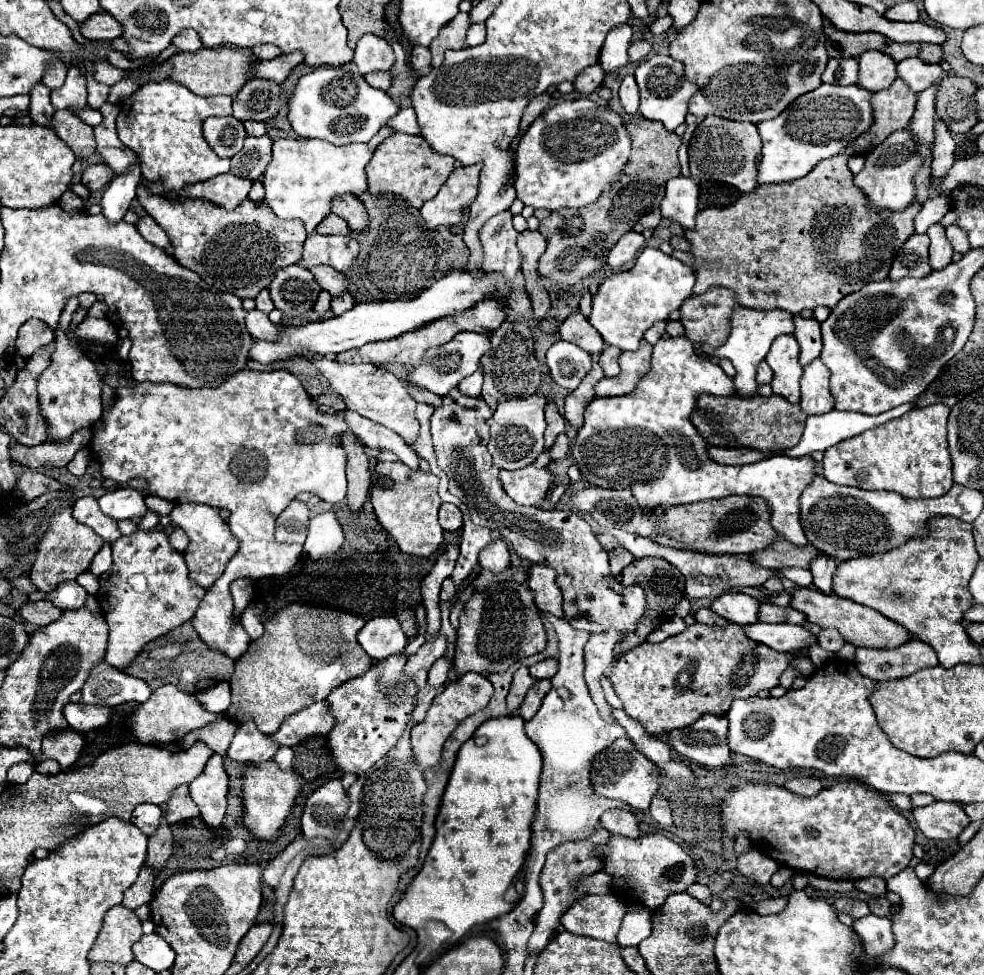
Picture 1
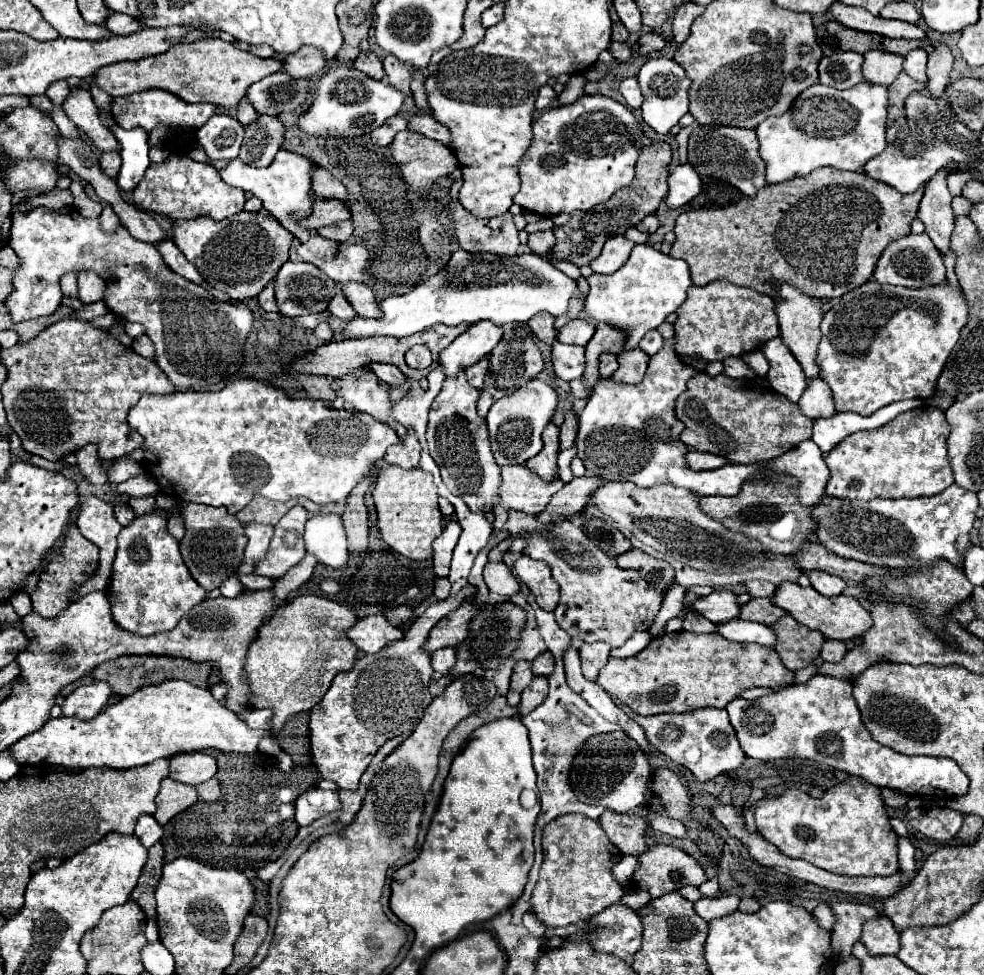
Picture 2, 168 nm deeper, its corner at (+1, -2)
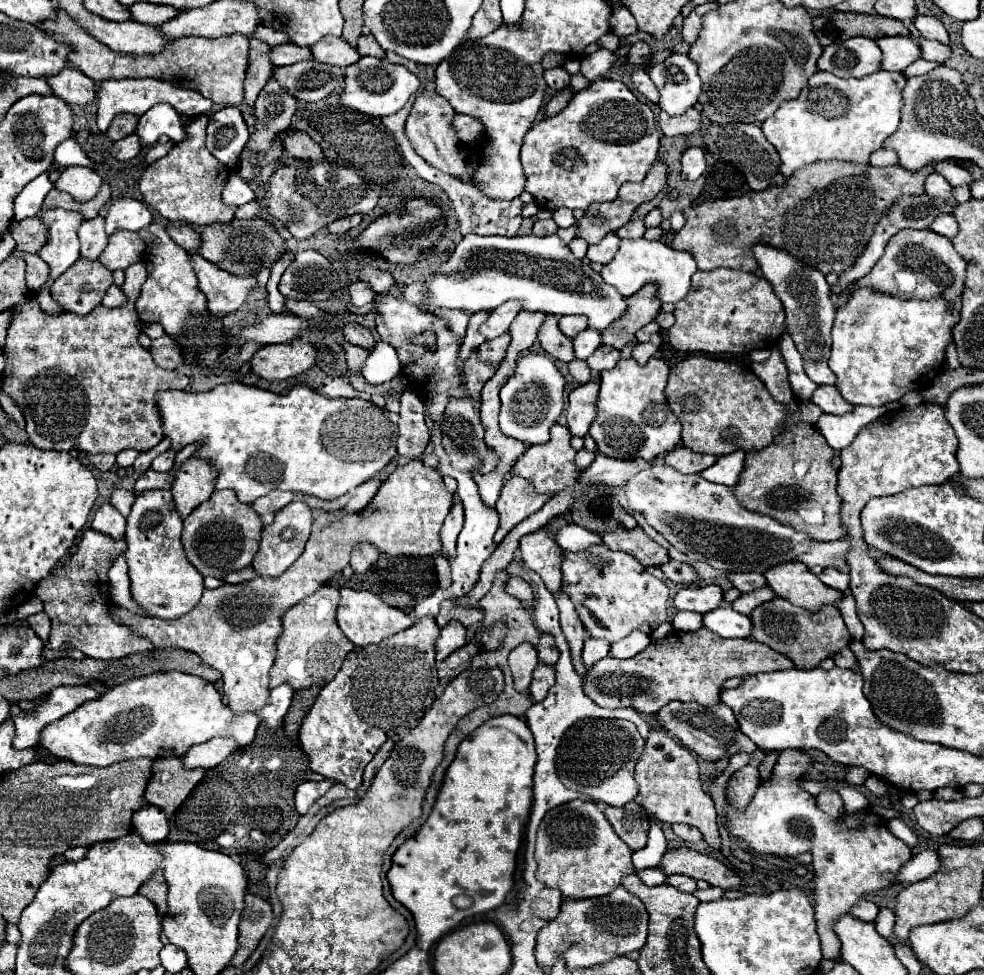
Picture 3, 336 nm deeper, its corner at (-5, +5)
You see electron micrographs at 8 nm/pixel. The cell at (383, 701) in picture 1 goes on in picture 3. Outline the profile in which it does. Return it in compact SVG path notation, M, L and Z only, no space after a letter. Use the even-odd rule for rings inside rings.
M427 615L419 619L409 629L383 639L381 643L373 647L361 647L351 651L339 673L331 683L327 683L317 701L313 703L311 711L303 719L303 725L299 729L299 743L303 751L309 755L311 769L315 773L321 773L327 779L333 779L337 783L347 785L349 789L357 789L363 783L363 769L373 759L373 755L379 751L379 747L393 735L397 735L401 729L409 731L419 725L425 711L435 701L435 687L439 685L437 667L435 667L435 641L439 637L439 627L435 623L435 617Z

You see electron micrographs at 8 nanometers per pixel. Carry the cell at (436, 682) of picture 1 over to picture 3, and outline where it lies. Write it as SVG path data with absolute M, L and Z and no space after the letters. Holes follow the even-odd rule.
M451 621L441 629L441 635L435 641L435 651L437 651L437 661L445 661L453 651L461 649L467 643L467 631L461 623Z

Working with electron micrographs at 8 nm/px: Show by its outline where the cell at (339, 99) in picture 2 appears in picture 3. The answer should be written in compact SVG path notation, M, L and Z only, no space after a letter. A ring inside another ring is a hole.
M361 57L357 63L345 67L345 89L339 99L345 107L351 107L367 117L385 117L397 113L419 89L419 85L419 79L403 65L393 65L387 59Z

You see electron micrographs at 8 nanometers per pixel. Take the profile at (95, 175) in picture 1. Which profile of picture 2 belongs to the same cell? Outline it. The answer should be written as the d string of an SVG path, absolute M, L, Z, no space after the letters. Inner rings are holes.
M103 152L101 154L101 168L107 176L115 178L119 174L119 168L121 168L121 154L119 152Z

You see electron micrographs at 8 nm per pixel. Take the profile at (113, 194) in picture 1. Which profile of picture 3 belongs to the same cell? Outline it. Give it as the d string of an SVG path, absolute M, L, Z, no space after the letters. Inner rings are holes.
M169 105L151 107L137 123L137 137L141 139L143 147L153 145L159 135L169 135L175 143L181 143L185 137L185 127L179 121L179 113Z

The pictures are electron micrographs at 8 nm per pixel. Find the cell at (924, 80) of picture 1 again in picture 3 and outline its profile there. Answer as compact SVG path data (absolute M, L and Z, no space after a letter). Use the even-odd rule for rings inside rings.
M919 39L919 47L921 47L921 59L927 59L927 61L945 63L947 57L951 55L951 47L945 47L943 43L937 43L937 41Z

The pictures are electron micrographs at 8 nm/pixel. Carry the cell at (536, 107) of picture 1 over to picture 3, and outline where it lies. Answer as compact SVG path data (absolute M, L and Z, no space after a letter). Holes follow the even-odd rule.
M555 67L555 69L547 69L545 71L545 81L553 91L561 91L565 87L569 87L569 73L563 67Z

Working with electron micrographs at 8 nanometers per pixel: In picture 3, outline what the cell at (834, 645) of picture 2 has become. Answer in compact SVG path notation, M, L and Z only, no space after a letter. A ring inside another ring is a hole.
M843 647L833 659L835 659L835 665L841 667L841 669L851 669L851 667L857 663L855 653L853 653L849 647Z

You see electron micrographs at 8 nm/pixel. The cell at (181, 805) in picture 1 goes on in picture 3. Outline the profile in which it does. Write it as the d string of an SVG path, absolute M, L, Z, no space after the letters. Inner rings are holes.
M177 757L157 759L153 767L155 771L147 785L147 801L161 807L165 815L171 817L203 779L203 769L183 769Z

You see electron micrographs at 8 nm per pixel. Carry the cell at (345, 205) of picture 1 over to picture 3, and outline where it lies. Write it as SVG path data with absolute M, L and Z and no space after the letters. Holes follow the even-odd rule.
M289 131L285 137L281 137L285 147L285 157L299 159L299 161L323 161L325 155L321 147L305 133L301 131Z

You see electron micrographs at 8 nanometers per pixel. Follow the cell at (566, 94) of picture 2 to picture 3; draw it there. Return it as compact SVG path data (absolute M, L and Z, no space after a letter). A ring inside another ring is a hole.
M569 87L563 89L563 91L559 91L557 95L553 95L551 101L549 101L547 107L545 107L545 115L547 115L547 117L553 117L553 115L557 115L559 111L563 111L563 109L567 107L567 103L573 99L573 95L575 95L575 91L571 91Z

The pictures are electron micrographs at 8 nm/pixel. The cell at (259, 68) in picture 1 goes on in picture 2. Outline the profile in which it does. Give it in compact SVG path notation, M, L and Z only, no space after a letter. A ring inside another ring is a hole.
M303 46L299 52L285 56L283 72L291 74L291 78L307 78L315 74L323 74L327 70L327 58L315 46Z

